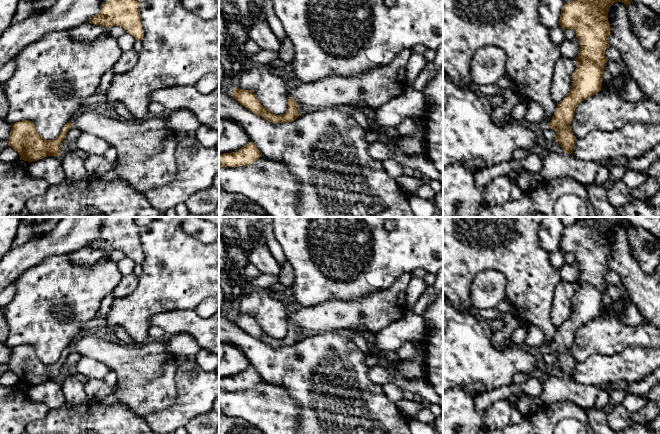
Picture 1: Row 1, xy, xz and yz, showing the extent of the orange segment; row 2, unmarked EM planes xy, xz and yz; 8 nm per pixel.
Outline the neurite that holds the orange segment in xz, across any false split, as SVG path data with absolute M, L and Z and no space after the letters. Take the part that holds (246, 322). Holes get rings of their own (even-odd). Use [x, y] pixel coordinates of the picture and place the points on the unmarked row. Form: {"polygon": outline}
{"polygon": "M403 274L388 289L355 300L329 300L300 308L289 316L288 332L282 339L271 337L251 314L235 311L231 318L246 333L273 347L296 344L299 341L298 326L308 334L340 330L377 333L407 313L405 296L411 278L411 274Z"}

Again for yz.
{"polygon": "M580 217L576 218L571 226L564 227L559 243L559 249L565 253L573 253L579 263L580 274L575 282L577 292L572 298L572 309L568 319L559 327L551 344L544 342L538 347L542 355L556 354L556 366L560 368L563 376L573 378L576 361L571 355L570 348L574 342L578 328L595 319L601 314L603 294L608 283L605 274L610 271L608 261L612 252L608 246L608 233L616 226L623 226L626 231L634 227L623 217Z"}

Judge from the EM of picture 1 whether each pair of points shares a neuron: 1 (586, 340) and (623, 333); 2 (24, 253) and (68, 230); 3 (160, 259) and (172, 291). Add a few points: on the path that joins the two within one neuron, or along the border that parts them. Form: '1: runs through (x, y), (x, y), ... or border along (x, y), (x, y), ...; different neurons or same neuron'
1: runs through (595, 337), (614, 336); same neuron
2: runs through (39, 253), (65, 251), (69, 245); same neuron
3: runs through (168, 267), (172, 271), (172, 283); same neuron

